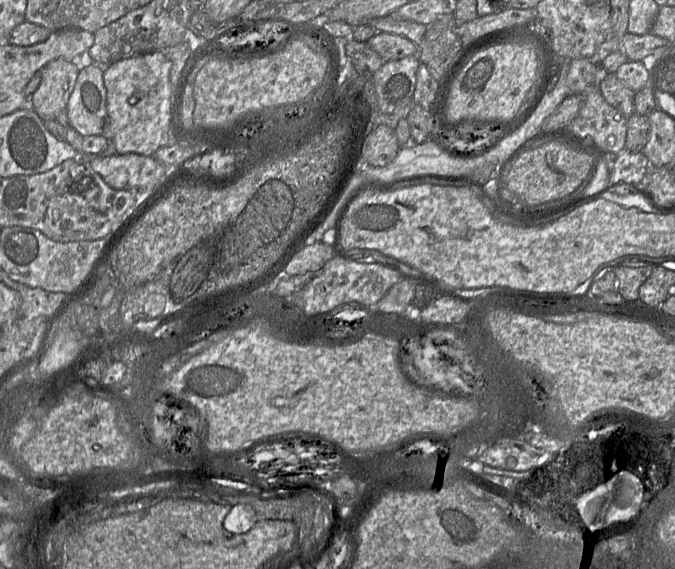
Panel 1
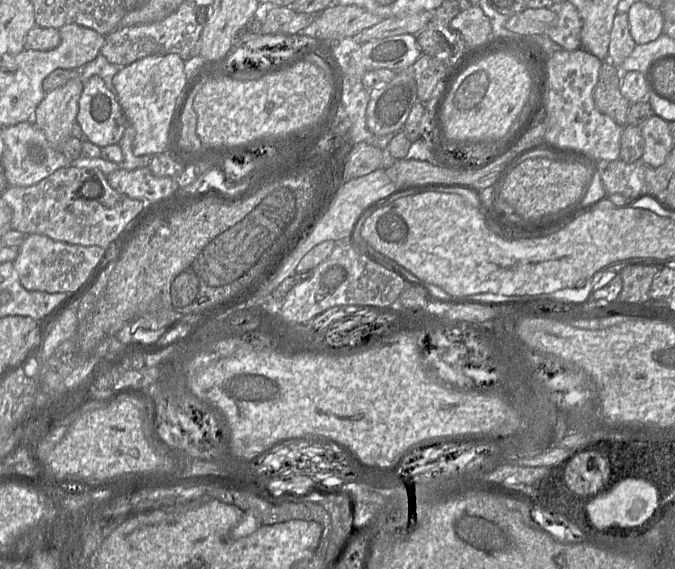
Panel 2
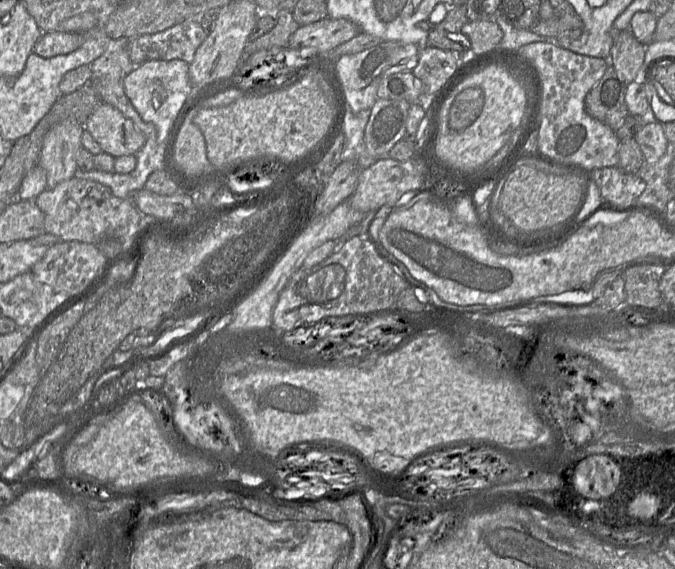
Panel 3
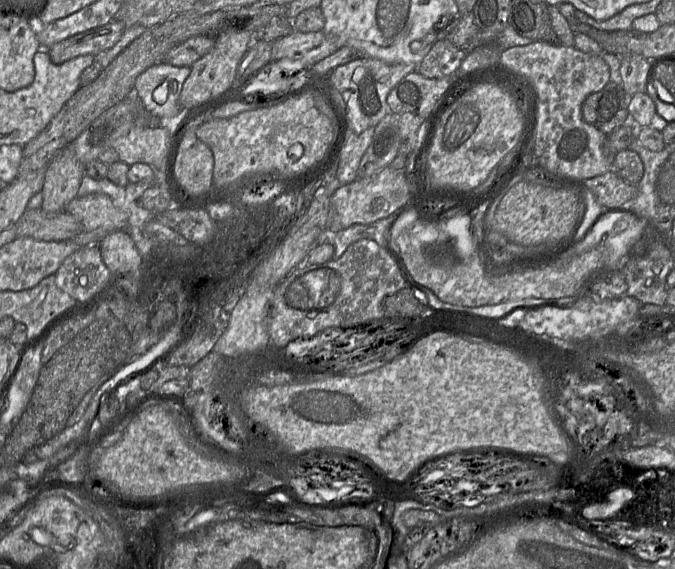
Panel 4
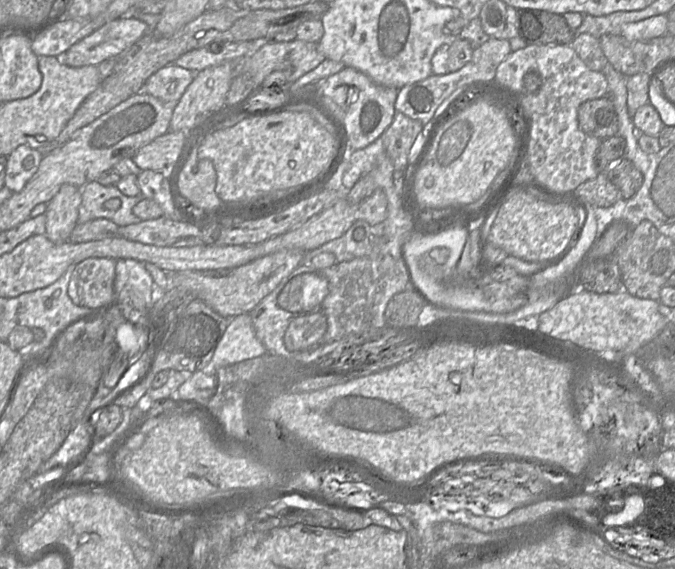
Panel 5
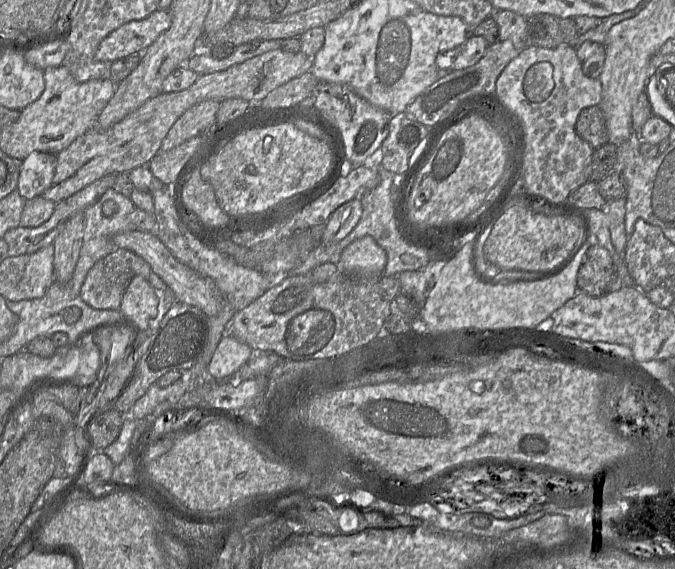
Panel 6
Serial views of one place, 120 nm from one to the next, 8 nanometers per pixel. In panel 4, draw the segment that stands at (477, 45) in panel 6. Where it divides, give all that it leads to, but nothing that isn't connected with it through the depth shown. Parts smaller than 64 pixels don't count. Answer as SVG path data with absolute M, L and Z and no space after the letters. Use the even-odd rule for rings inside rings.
M438 40L417 66L417 71L426 78L440 79L452 75L466 55L448 40Z

